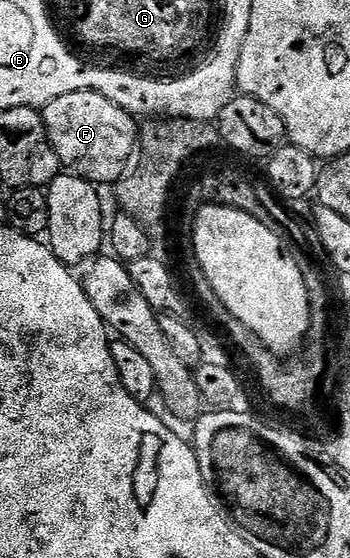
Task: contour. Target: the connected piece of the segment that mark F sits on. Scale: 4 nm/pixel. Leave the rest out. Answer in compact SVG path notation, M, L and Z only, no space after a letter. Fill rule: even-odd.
M92 90L69 92L69 96L57 96L57 100L42 107L41 113L51 147L57 152L60 167L66 173L75 174L78 178L84 178L85 181L96 184L102 184L102 182L114 184L124 177L125 171L128 169L127 161L130 160L131 154L133 158L137 150L139 130L136 119L121 108L117 108L117 104L113 104L113 100Z

